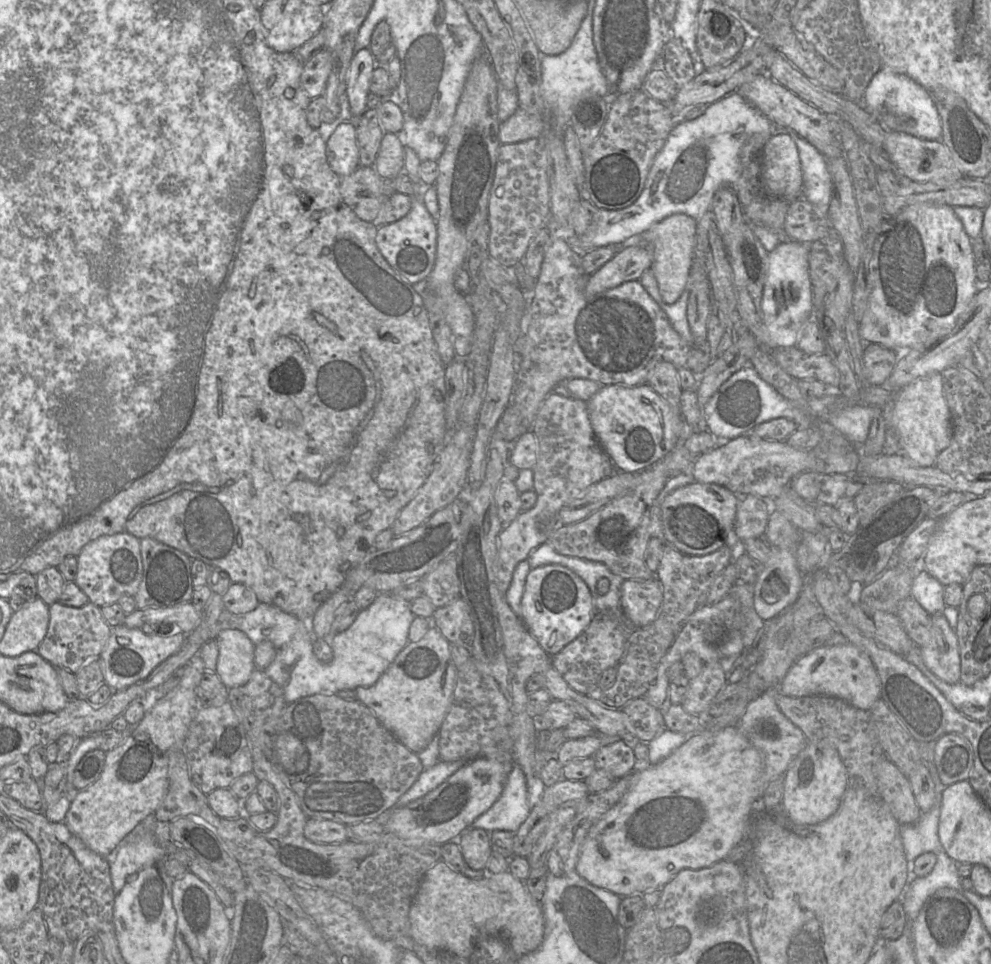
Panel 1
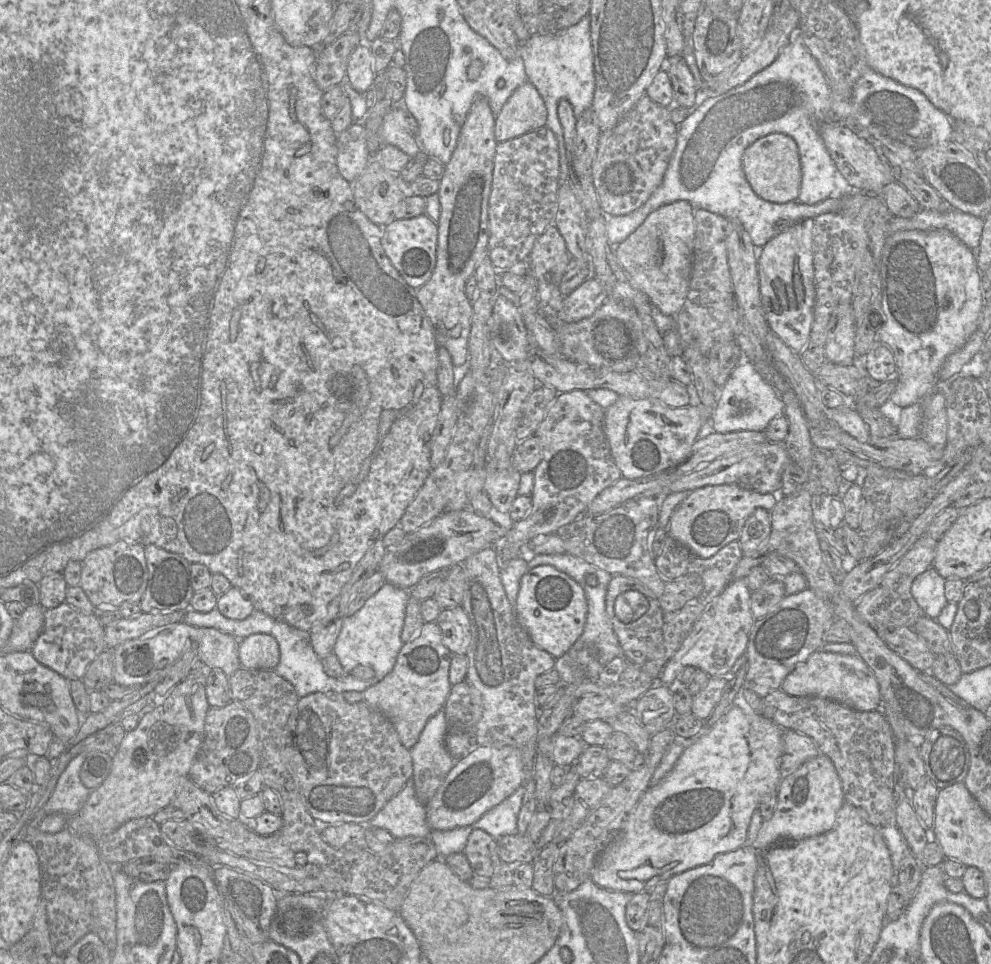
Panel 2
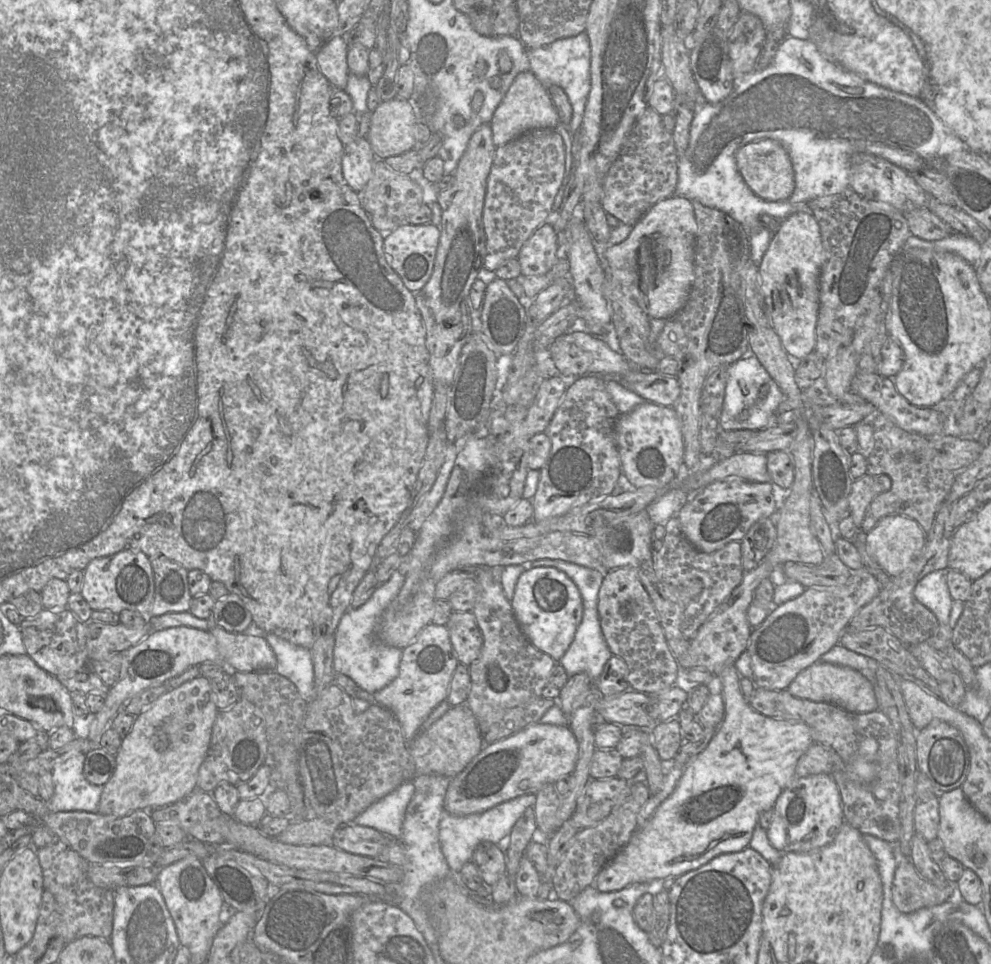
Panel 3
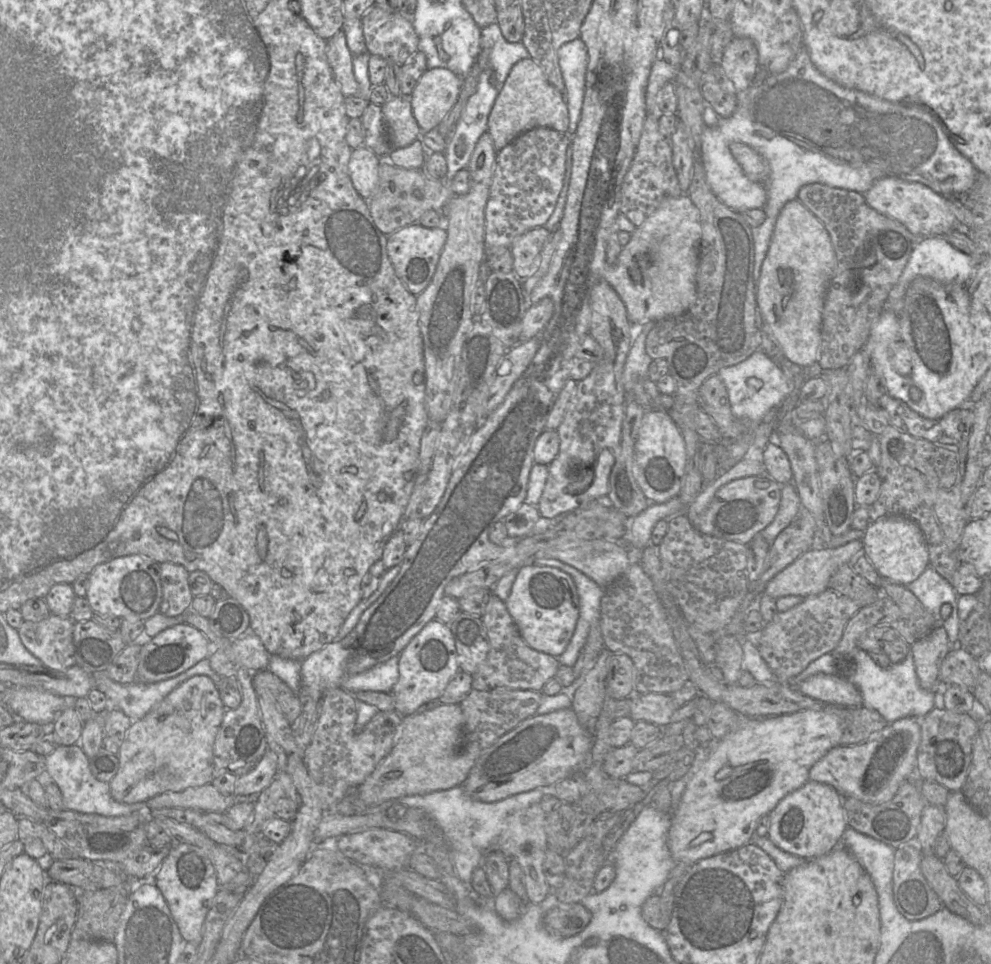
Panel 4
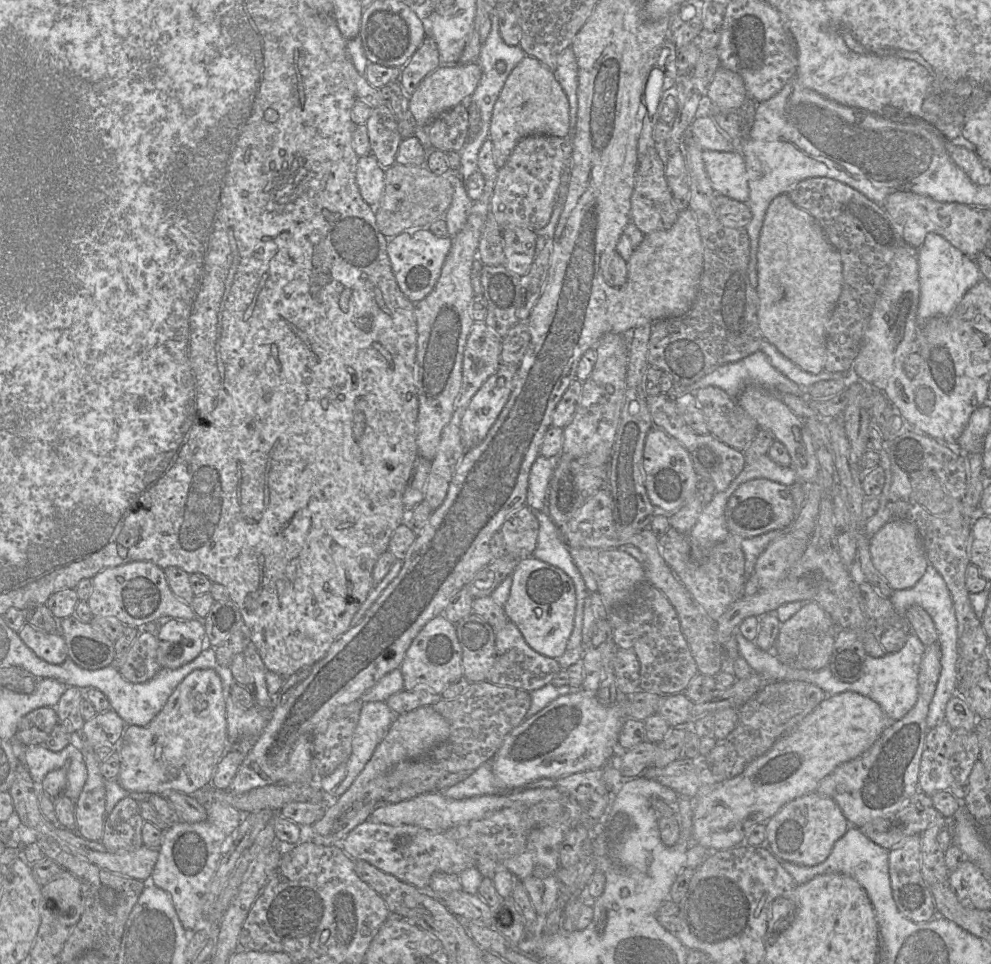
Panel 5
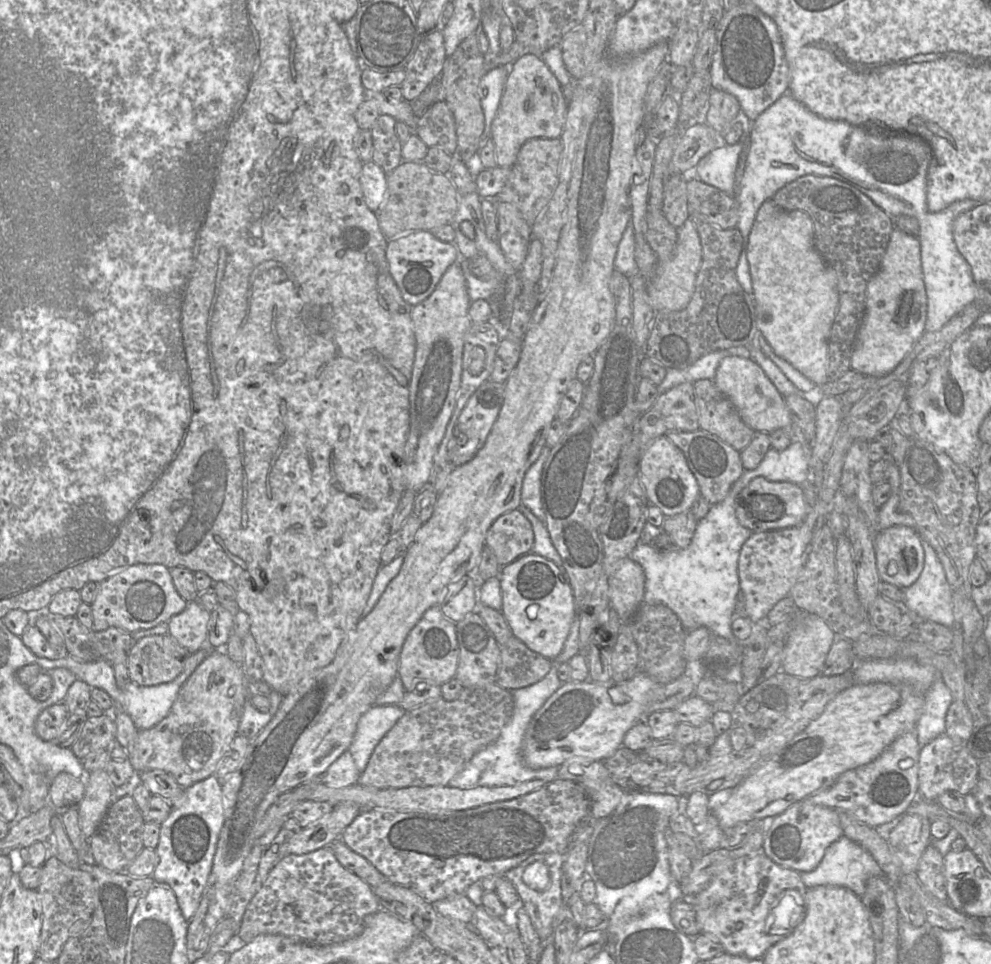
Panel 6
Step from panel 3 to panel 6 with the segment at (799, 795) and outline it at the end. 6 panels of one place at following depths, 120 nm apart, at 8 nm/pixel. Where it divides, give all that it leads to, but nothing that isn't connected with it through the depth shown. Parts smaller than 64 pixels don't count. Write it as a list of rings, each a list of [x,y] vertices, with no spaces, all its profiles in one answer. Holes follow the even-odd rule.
[[[804,799],[794,803],[771,820],[771,826],[765,834],[762,852],[782,867],[798,872],[810,872],[820,864],[826,850],[842,836],[843,830],[837,810]]]

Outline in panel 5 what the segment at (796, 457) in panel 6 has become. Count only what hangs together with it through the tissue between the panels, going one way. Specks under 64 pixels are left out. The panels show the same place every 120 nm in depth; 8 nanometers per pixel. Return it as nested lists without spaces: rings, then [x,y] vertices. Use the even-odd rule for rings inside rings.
[[[763,455],[751,463],[746,463],[743,470],[730,483],[730,495],[743,483],[753,479],[769,479],[790,487],[798,481],[796,472],[791,466],[784,467],[774,462],[768,455]]]

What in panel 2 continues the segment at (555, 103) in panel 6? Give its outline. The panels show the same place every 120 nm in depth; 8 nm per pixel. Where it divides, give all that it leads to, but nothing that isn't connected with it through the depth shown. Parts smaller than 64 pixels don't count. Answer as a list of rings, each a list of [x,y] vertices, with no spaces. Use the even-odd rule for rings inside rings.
[[[530,82],[511,95],[496,116],[494,134],[498,143],[505,142],[546,126],[545,103]]]

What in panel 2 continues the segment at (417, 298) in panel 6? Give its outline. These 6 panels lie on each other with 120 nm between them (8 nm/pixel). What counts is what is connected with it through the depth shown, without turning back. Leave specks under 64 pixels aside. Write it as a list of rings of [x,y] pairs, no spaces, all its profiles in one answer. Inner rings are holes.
[[[426,214],[409,218],[394,219],[382,227],[381,243],[386,256],[406,283],[416,290],[432,276],[436,263],[438,227]]]

